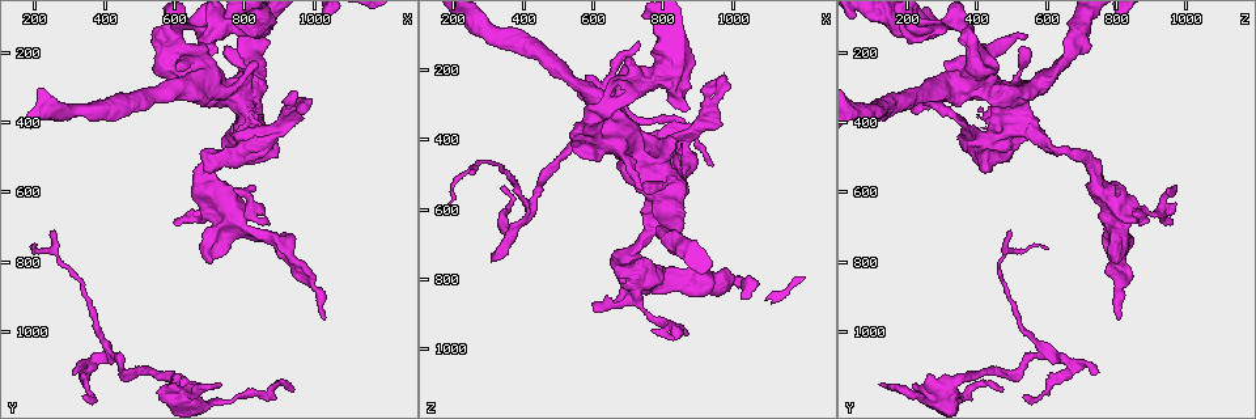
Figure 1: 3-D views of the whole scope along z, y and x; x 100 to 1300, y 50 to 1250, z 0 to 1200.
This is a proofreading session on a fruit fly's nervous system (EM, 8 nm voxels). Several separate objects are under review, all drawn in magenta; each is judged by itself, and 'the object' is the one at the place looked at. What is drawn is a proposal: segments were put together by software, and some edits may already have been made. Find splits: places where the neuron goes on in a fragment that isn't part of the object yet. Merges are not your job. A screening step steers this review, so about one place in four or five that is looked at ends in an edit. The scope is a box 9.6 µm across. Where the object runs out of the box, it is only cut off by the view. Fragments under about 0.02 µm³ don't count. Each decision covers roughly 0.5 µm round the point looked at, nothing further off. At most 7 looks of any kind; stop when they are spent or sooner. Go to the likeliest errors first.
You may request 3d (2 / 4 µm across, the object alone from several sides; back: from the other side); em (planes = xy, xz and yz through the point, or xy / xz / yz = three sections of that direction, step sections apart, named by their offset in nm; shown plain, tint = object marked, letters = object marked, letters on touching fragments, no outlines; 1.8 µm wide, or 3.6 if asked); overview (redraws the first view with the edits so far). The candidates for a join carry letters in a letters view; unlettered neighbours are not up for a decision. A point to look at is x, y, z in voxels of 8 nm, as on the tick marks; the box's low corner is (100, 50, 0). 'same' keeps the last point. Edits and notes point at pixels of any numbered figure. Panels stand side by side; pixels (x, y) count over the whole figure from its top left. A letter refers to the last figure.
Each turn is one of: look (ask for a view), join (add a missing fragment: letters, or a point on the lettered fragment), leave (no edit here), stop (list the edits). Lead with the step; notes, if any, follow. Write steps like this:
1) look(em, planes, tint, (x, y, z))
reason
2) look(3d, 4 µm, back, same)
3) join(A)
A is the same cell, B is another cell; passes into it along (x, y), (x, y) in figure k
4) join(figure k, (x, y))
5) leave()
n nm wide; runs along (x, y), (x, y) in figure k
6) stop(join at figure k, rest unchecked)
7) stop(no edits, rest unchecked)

look(em, 3.6 µm, planes, letters, (850, 470, 400))
small branch off a trunk

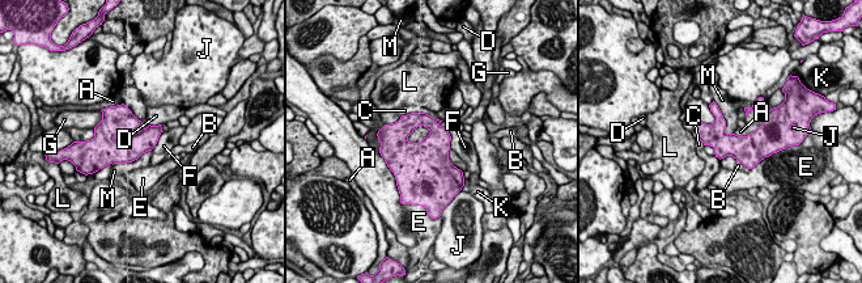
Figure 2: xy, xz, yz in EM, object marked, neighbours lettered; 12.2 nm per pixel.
leave()
300 nm wide; A, B, C, D, E, F, G, J, K, L and M are other cells; border along (713, 100), (725, 130), (733, 134) in figure 2; no lettered fragment goes on from it

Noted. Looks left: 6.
look(3d, 2 µm, (730, 1160, 130))
thin end

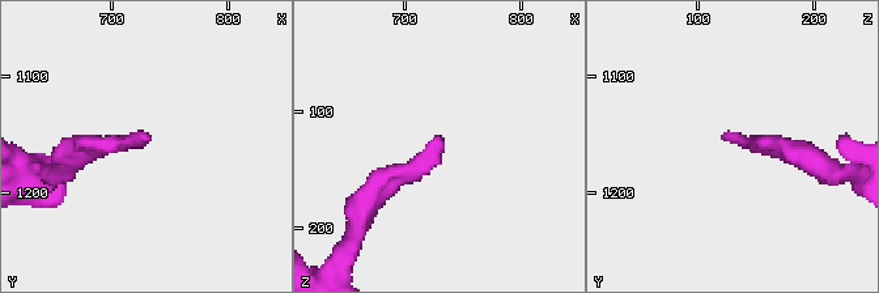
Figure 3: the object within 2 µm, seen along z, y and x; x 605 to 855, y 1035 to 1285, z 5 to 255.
look(em, 3.6 µm, planes, letters, (734, 1152, 128))
shape alone is not enough

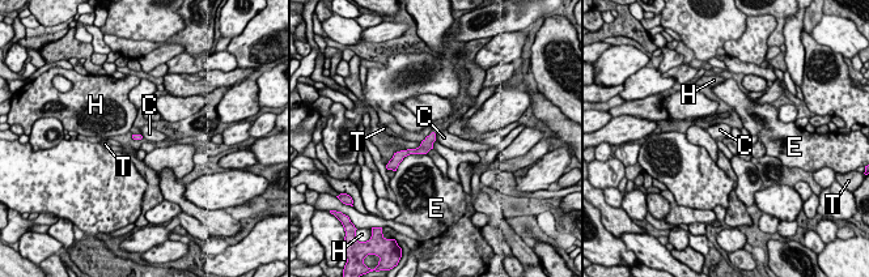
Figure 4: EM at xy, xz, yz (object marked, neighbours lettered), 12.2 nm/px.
leave()
C, E, H and T are other cells; border along (433, 131), (436, 137) in figure 4; none of them fits

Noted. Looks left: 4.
look(3d, 4 µm, (610, 1170, 330))
thick turns thin

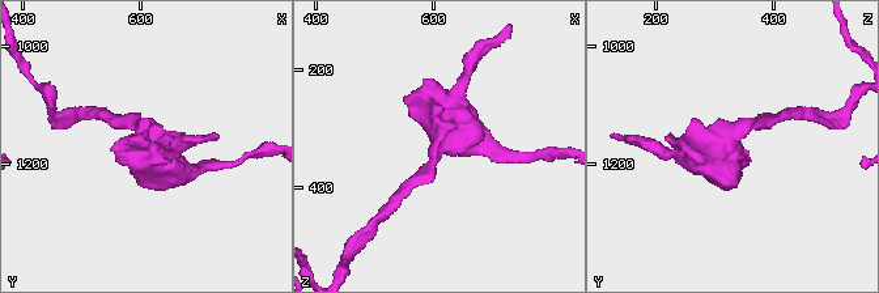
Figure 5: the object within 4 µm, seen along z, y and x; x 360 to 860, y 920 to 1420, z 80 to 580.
look(em, 3.6 µm, planes, tint, (620, 1165, 325))
need the tissue

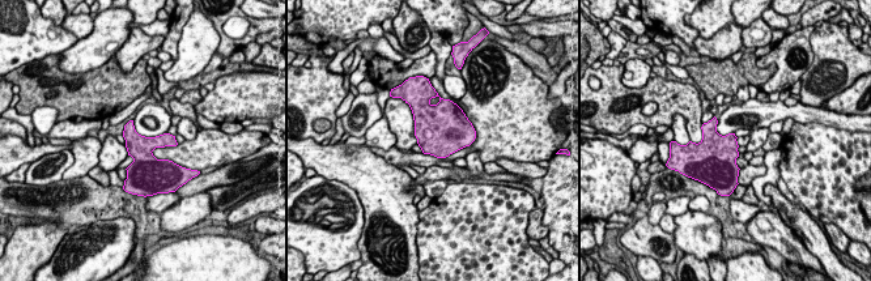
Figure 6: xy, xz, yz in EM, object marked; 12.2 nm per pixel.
look(em, 3.6 µm, planes, letters, same)

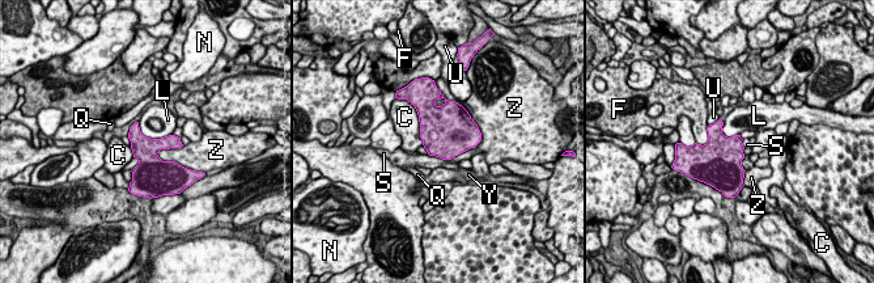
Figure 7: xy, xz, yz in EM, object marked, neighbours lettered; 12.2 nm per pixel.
leave()
C touches over 480 nm; C, F, L, N, Q, S, U, Y and Z are other cells; none of them fits

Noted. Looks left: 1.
stop(no edits, rest unchecked)

